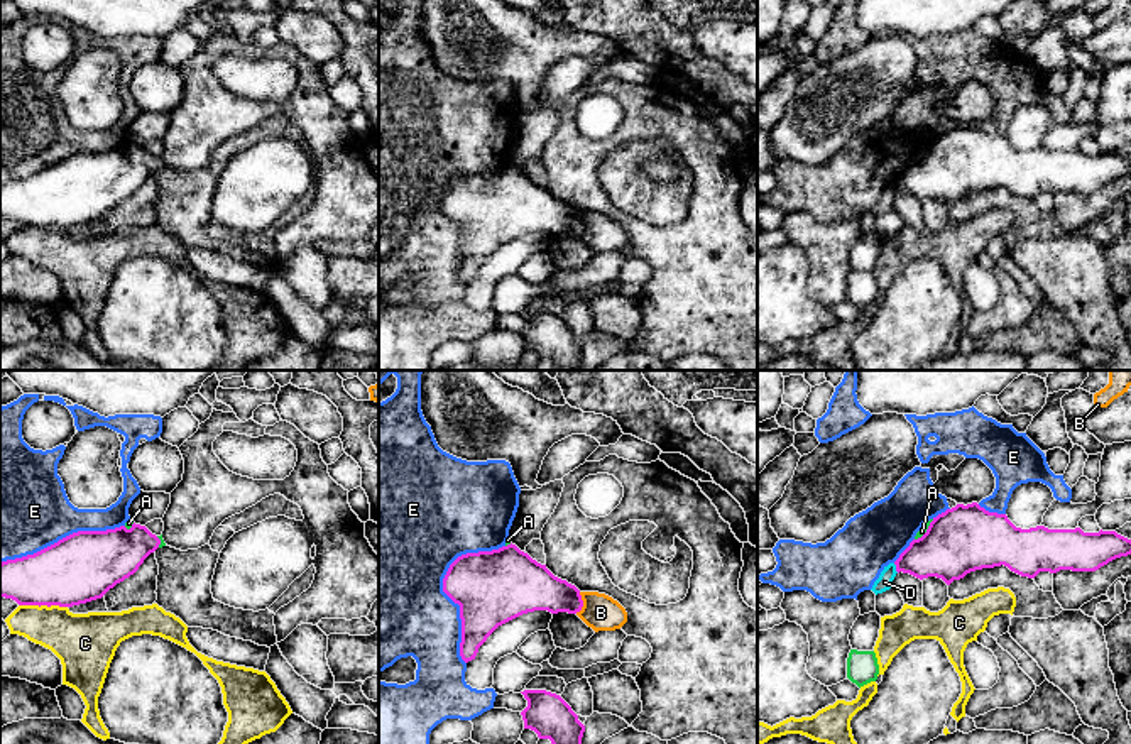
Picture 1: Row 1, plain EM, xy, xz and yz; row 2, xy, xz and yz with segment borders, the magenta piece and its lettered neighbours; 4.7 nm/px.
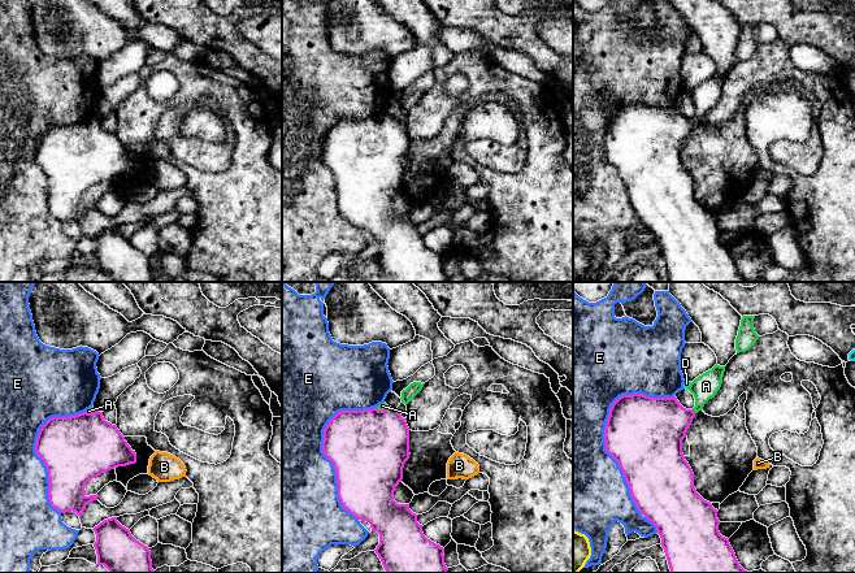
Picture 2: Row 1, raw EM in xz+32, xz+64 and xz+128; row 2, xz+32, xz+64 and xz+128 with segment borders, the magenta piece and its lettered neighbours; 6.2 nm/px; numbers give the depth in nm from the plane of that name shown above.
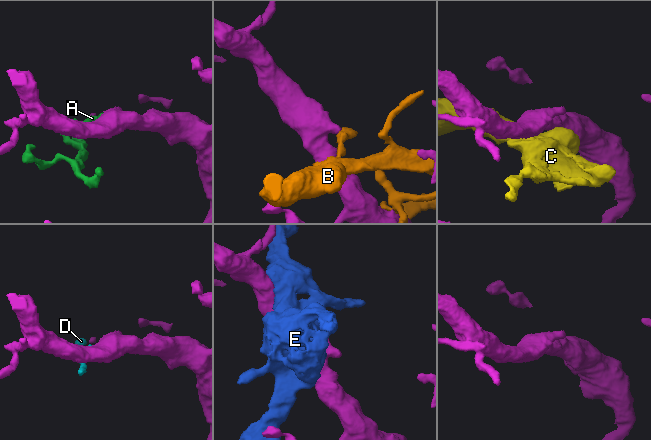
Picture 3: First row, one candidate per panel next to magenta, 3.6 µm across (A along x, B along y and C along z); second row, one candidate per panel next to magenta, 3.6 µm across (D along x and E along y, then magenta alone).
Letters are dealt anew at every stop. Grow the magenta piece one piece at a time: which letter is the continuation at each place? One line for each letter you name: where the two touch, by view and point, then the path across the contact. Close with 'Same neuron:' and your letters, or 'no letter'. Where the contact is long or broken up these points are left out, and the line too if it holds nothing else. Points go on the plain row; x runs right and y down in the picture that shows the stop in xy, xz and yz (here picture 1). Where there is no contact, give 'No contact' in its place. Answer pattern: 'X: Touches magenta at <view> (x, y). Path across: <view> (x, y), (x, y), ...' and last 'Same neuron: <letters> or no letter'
A: Touches magenta at yz (927, 153). Path across: yz (966, 159), (934, 159), (927, 153), (922, 153)
Same neuron: A

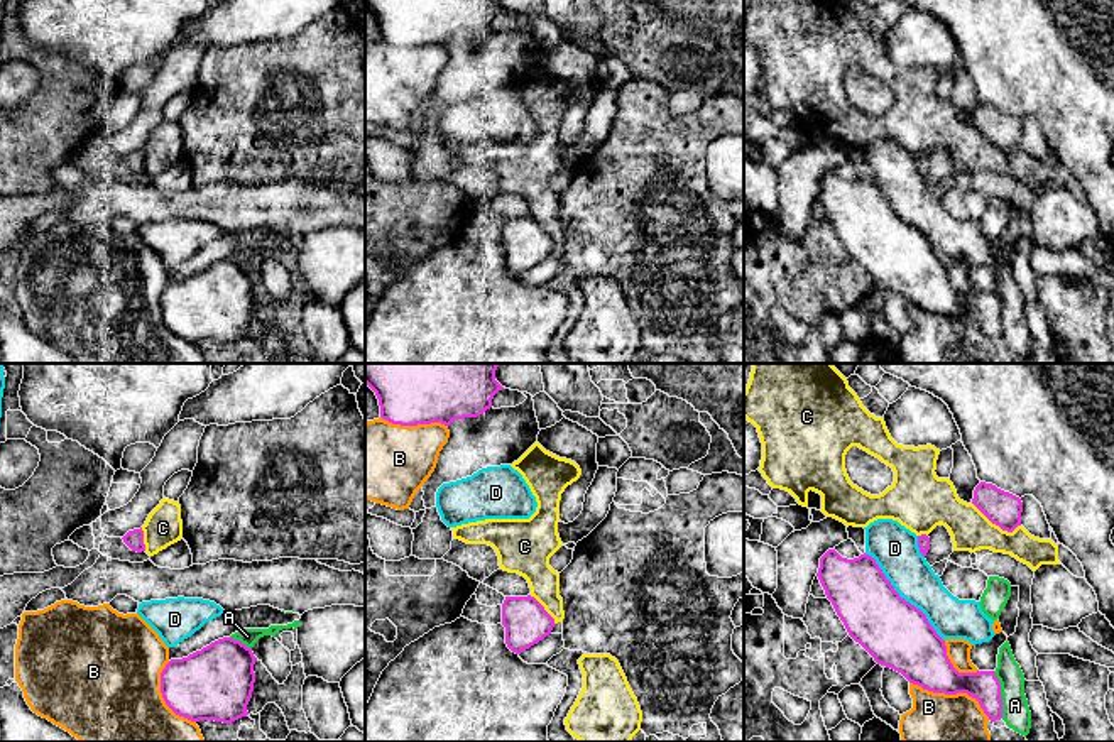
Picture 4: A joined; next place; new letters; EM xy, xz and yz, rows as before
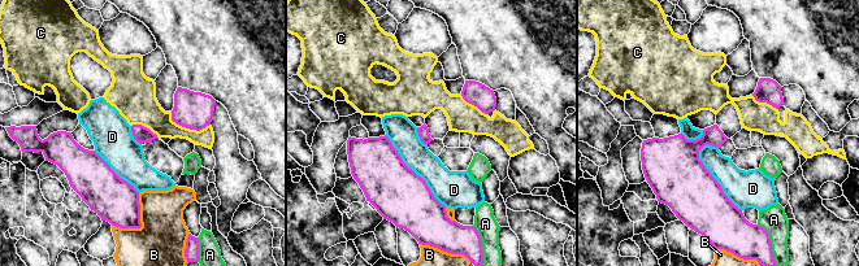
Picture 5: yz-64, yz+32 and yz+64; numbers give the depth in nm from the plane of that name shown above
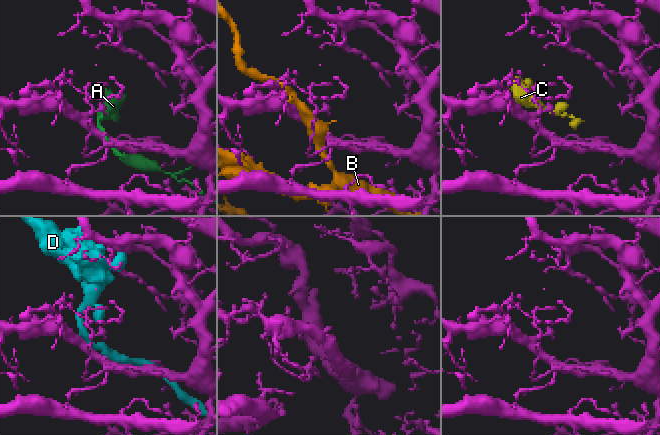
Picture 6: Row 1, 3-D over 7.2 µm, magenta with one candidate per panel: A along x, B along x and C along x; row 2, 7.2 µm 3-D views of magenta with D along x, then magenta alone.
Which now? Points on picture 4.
Same neuron: no letter

